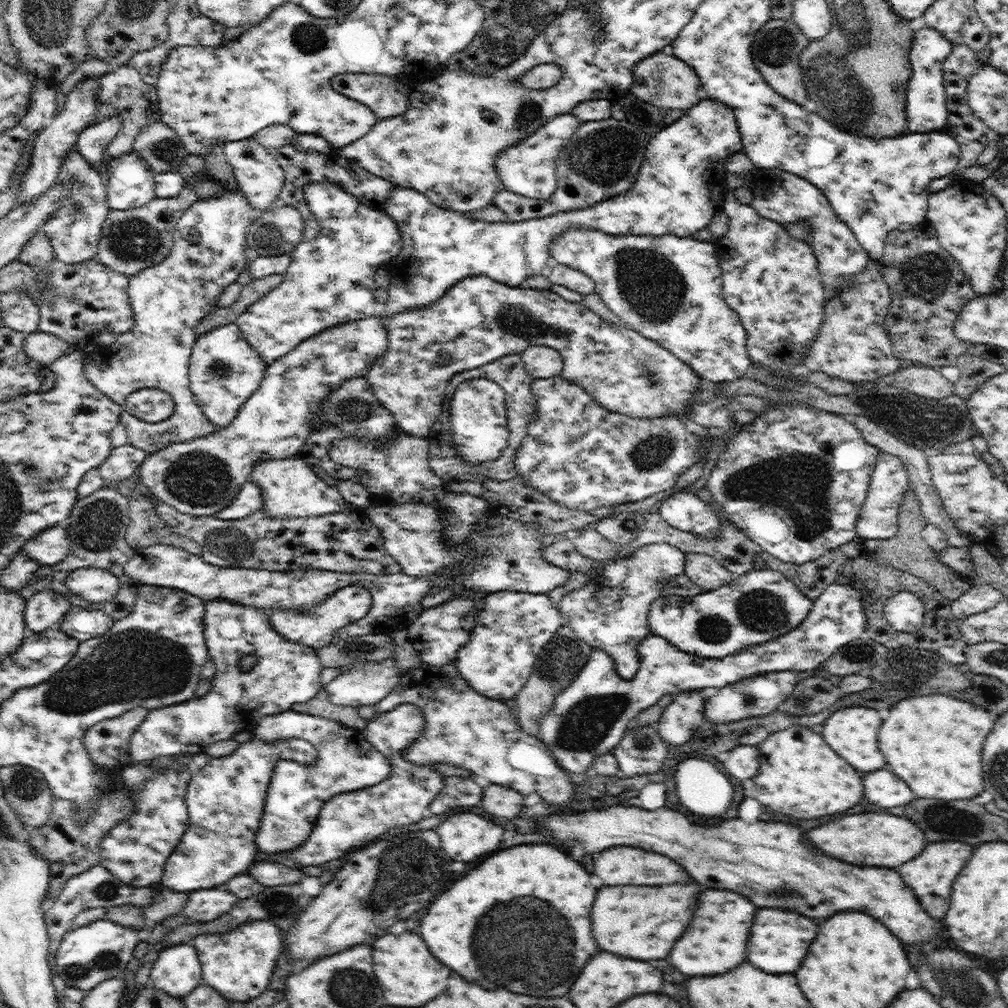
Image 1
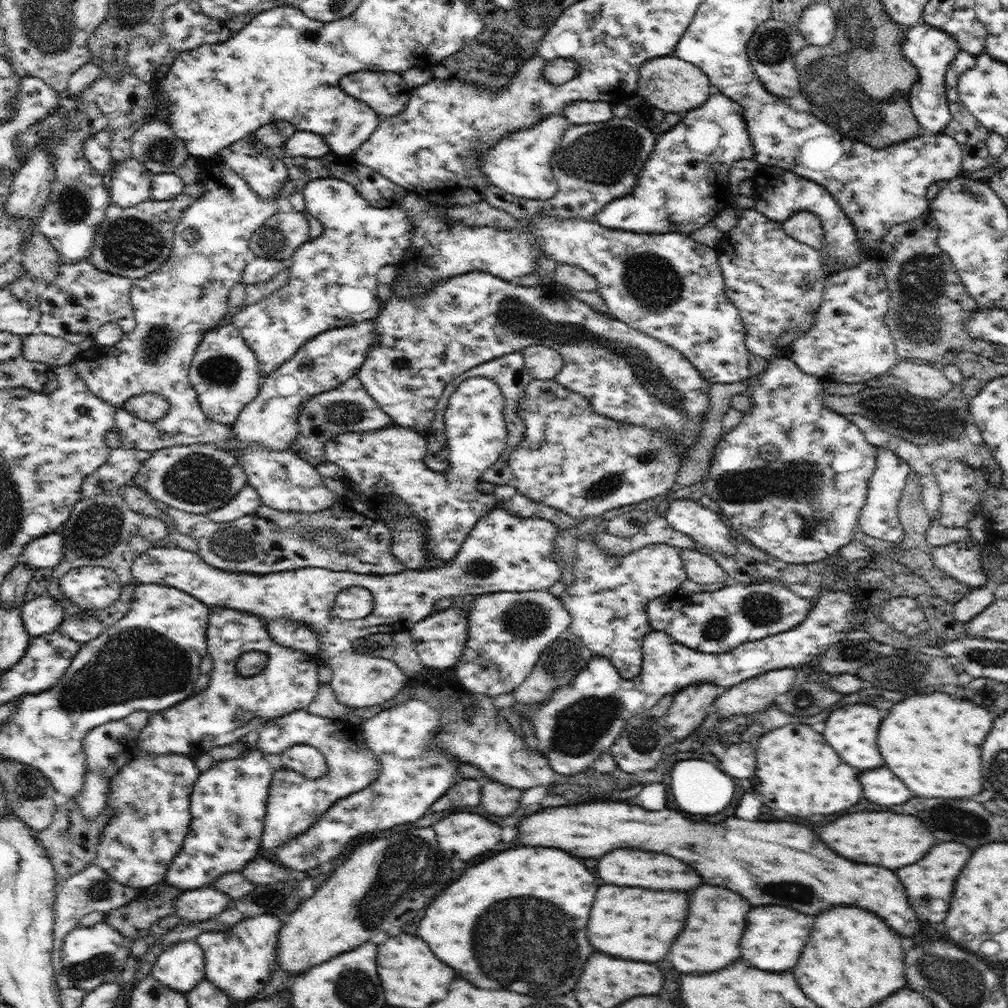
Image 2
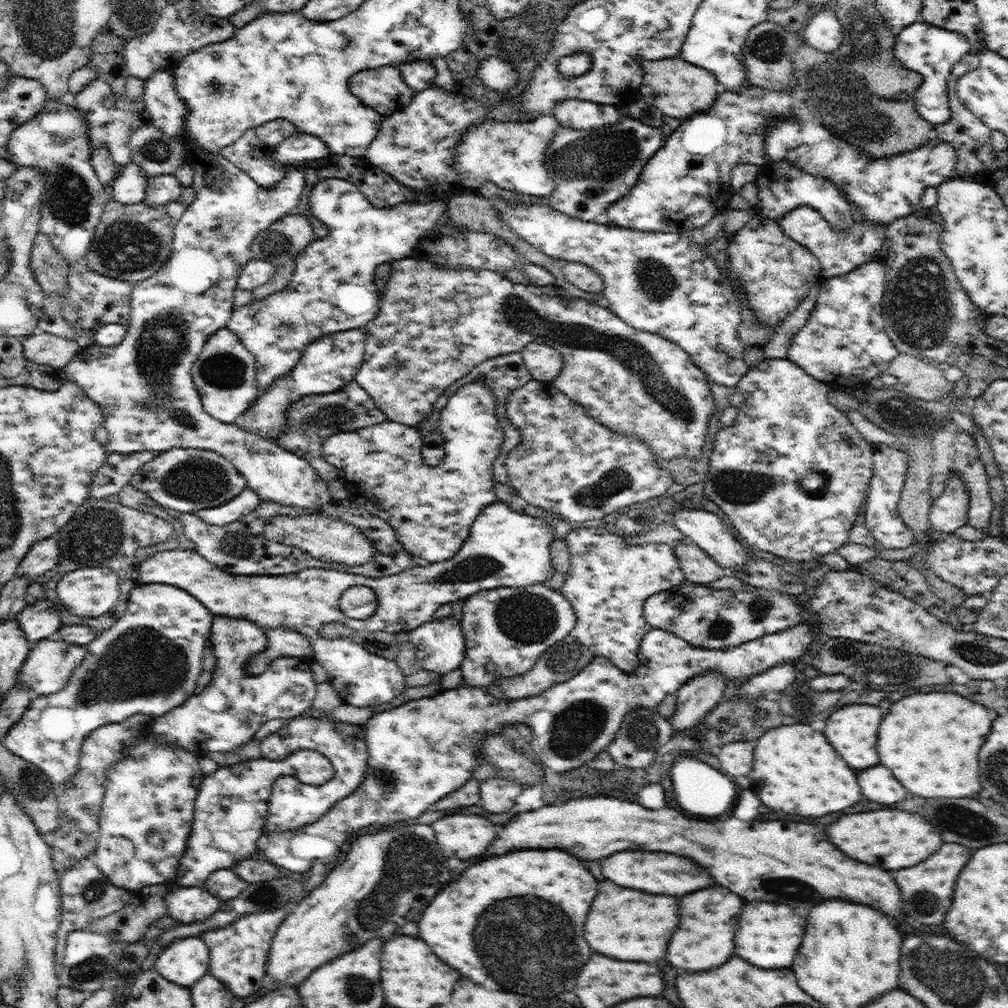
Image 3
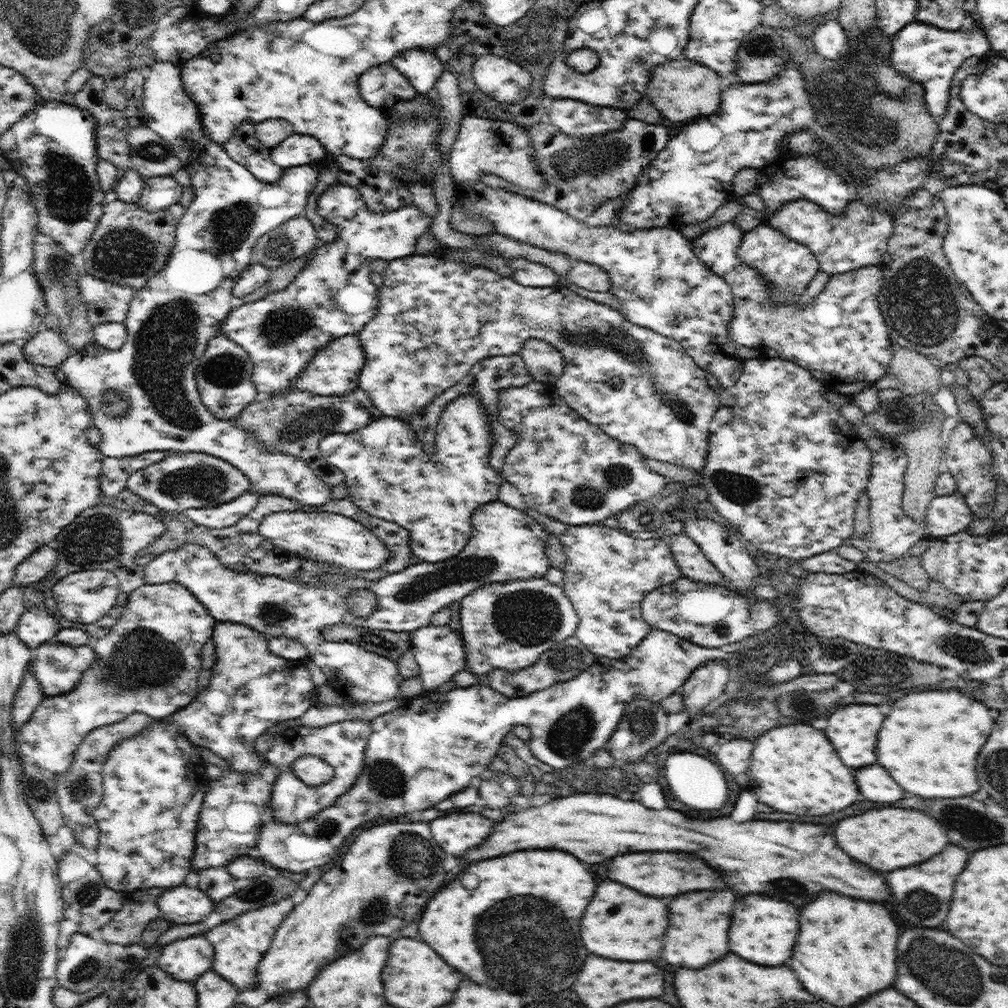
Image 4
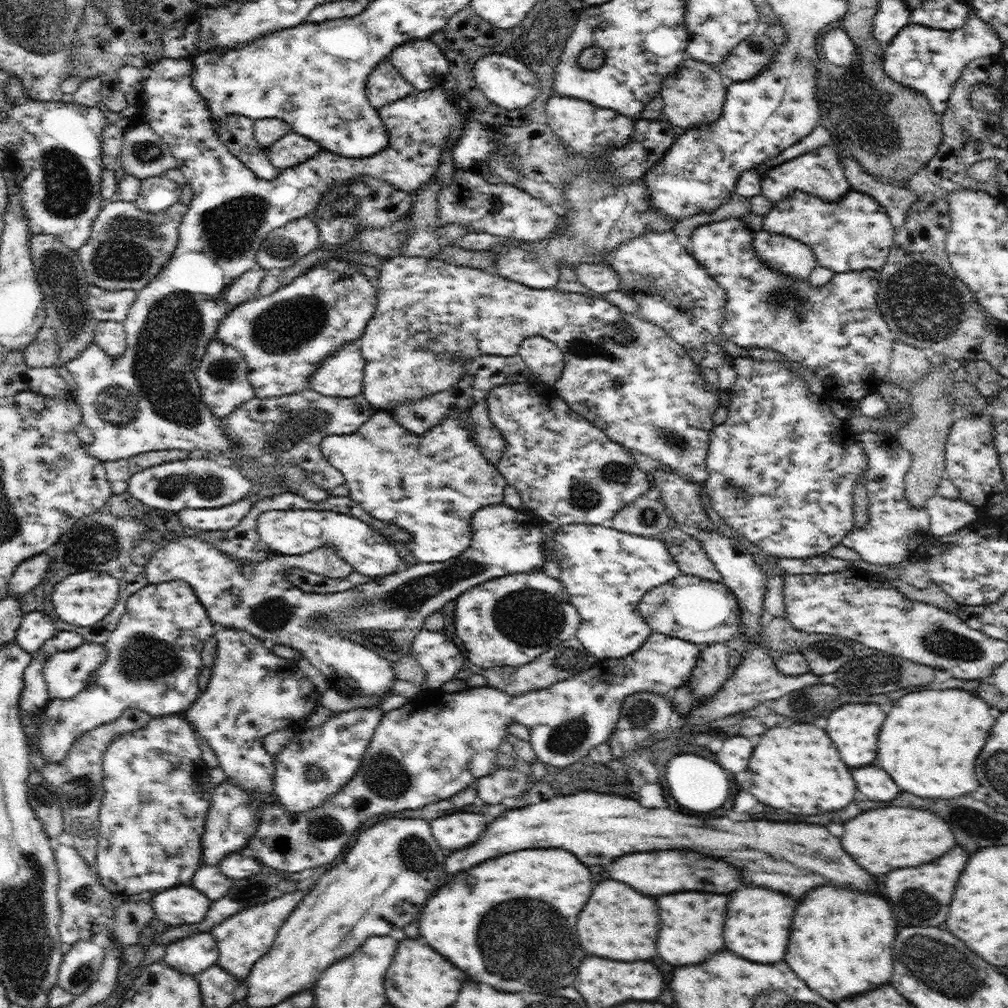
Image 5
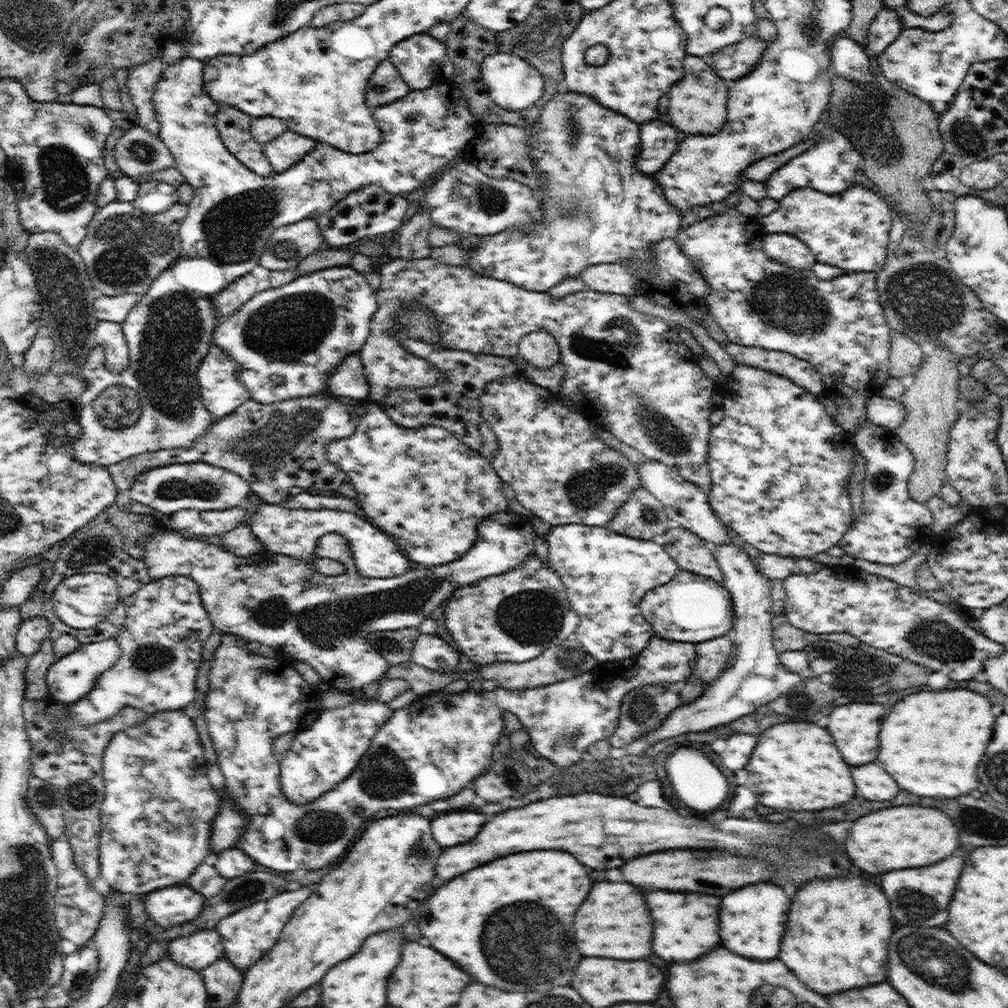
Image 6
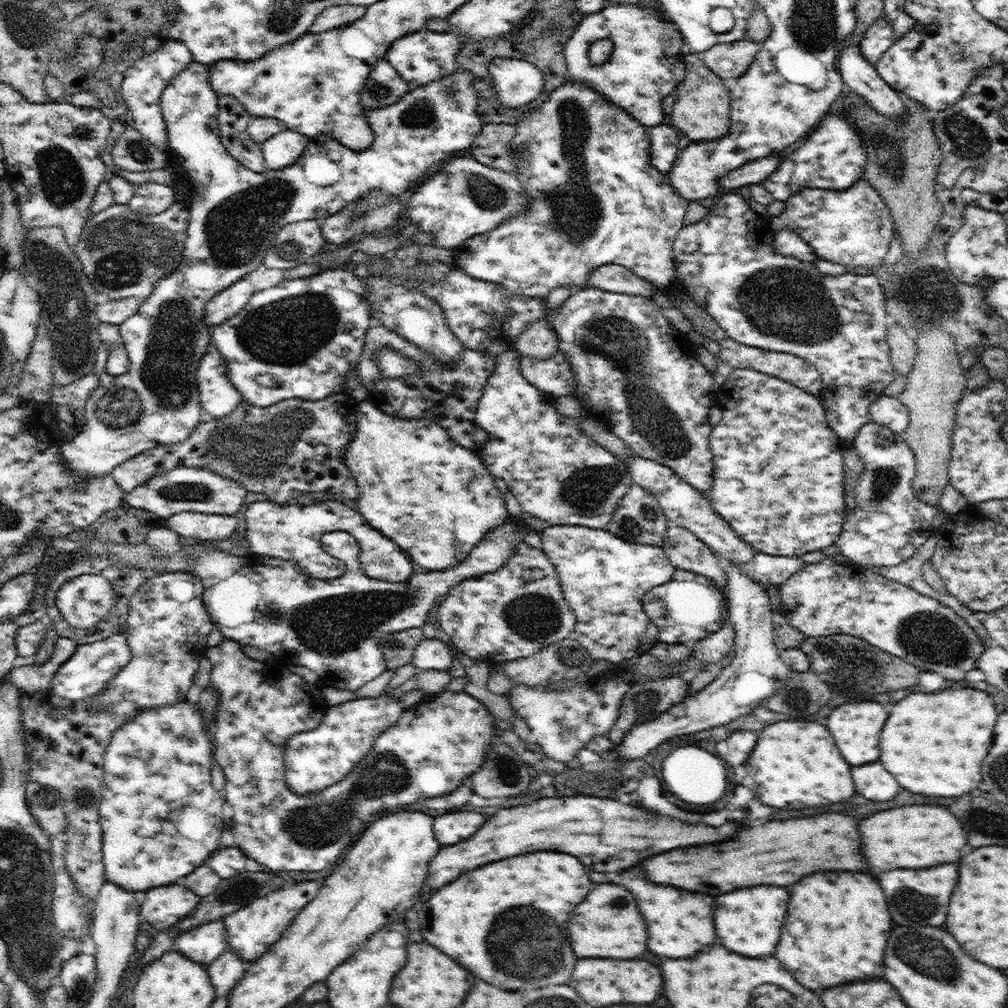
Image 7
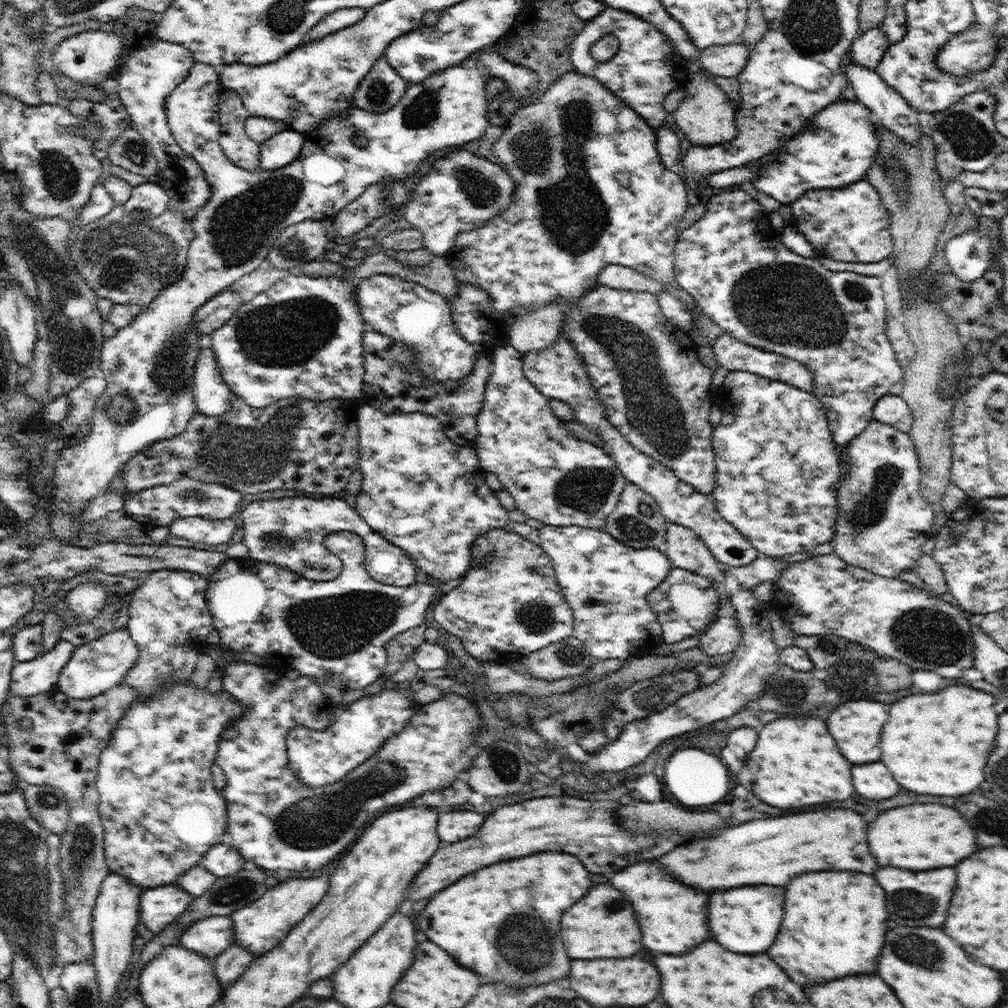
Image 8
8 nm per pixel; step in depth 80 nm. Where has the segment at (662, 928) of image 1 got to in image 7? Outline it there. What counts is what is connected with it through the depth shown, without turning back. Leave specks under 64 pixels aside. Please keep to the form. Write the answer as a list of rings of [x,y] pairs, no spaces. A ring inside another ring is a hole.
[[[598,884],[570,916],[572,950],[580,958],[604,956],[604,958],[636,958],[646,950],[646,924],[640,916],[632,892],[616,884]]]

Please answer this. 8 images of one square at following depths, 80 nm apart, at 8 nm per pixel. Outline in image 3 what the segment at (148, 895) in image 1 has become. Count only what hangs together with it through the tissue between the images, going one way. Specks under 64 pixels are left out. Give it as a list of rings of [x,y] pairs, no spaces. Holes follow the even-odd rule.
[[[79,860],[60,876],[61,888],[61,923],[57,930],[57,945],[55,948],[56,968],[60,970],[61,962],[67,945],[67,936],[74,930],[87,929],[90,922],[119,912],[131,901],[134,891],[127,888],[118,888],[112,884],[105,874],[100,872],[94,860]]]

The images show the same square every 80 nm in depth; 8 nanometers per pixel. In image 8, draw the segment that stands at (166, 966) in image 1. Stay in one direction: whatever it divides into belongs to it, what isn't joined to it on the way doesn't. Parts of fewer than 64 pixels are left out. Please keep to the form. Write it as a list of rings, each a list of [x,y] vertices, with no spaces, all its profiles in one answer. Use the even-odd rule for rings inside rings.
[[[230,915],[212,916],[195,922],[185,929],[178,944],[213,959],[236,944],[232,918]]]

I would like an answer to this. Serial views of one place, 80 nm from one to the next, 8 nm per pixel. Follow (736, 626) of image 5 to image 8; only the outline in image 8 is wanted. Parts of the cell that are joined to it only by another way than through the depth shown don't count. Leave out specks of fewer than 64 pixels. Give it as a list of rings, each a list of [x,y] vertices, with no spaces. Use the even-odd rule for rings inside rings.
[[[672,567],[667,578],[647,595],[650,608],[656,613],[663,640],[668,644],[680,642],[684,638],[701,635],[718,618],[719,596],[713,584],[702,575]]]

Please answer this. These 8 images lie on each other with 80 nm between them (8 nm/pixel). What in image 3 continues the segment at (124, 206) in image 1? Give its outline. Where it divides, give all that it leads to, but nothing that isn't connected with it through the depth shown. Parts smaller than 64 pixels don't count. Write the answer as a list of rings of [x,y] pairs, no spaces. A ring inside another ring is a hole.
[[[131,161],[121,167],[111,185],[114,199],[124,204],[136,204],[145,199],[147,176]]]

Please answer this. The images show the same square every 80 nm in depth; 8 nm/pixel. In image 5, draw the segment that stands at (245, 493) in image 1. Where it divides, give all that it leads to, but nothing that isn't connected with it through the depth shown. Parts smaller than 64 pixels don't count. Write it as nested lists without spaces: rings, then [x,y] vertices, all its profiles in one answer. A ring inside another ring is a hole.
[[[244,497],[234,504],[220,508],[184,508],[177,512],[187,534],[201,530],[234,528],[250,512],[254,503]]]

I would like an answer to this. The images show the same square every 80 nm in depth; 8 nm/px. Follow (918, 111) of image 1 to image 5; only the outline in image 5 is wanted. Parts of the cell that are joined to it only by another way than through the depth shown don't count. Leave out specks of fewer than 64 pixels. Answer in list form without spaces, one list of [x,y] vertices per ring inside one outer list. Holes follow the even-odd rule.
[[[975,12],[966,22],[951,31],[909,23],[883,49],[883,69],[887,75],[914,91],[920,91],[940,116],[948,108],[948,99],[961,72],[972,60],[978,57],[999,59],[1002,56],[1003,44],[992,25]]]

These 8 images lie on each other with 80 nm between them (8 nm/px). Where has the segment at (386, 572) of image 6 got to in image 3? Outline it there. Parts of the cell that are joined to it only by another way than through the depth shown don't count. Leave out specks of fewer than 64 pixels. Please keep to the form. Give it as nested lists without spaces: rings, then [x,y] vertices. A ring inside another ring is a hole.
[[[312,511],[297,517],[292,515],[274,517],[273,521],[264,525],[263,531],[266,538],[301,548],[304,552],[309,552],[316,560],[340,562],[352,566],[353,564],[366,564],[375,555],[375,546],[372,541],[357,526],[340,519],[333,519],[328,515],[312,513]]]

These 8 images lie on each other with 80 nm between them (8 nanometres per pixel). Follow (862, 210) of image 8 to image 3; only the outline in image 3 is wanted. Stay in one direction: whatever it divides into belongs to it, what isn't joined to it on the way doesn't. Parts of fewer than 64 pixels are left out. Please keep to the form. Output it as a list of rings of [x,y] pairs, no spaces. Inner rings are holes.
[[[800,205],[787,212],[779,221],[781,229],[797,243],[804,245],[820,261],[825,277],[840,276],[858,268],[861,264],[875,260],[885,239],[887,226],[873,223],[861,215],[843,231],[833,231],[830,223],[815,208]]]

